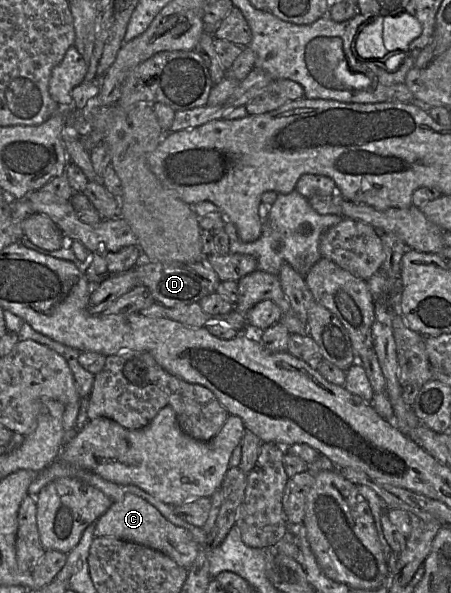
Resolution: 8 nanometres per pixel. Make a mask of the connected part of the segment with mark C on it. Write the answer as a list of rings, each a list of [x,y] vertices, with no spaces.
[[[128,494],[122,501],[115,502],[94,524],[95,537],[118,538],[155,549],[187,570],[201,551],[191,532],[169,522],[153,505],[135,494]]]

